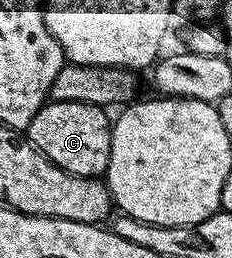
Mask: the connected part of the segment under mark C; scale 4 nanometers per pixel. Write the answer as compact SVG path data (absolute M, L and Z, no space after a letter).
M50 100L32 116L24 134L49 162L64 168L64 172L81 178L98 178L105 175L110 159L112 118L106 114L109 113L100 106Z

